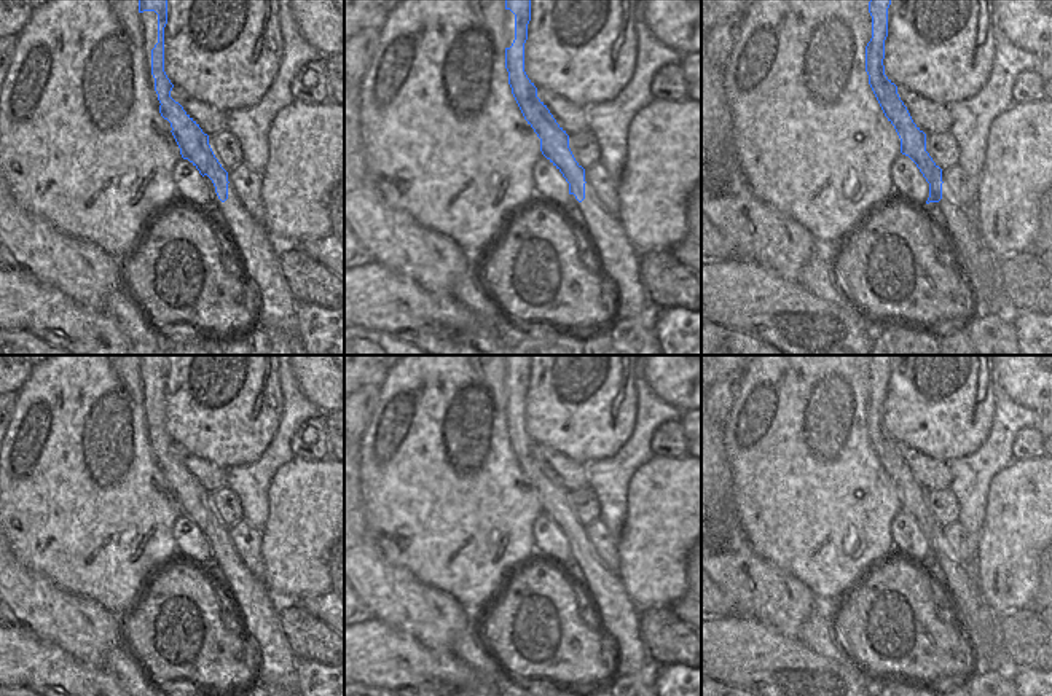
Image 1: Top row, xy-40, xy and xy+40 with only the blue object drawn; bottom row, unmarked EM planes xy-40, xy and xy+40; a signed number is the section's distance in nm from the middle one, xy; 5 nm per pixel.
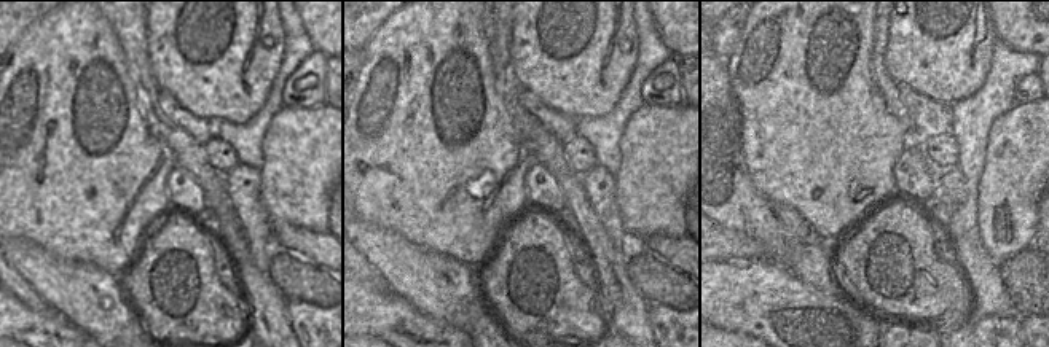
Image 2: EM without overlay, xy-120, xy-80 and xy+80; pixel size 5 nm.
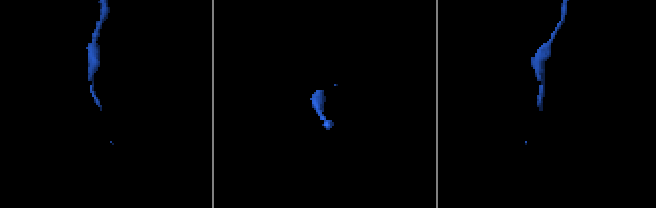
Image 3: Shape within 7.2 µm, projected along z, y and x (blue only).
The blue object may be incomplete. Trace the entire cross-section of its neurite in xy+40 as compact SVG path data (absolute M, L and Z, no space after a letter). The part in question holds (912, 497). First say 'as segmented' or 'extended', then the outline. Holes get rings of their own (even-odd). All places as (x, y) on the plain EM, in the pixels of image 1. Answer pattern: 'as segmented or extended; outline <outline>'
as segmented; outline M870 355L872 395L866 403L866 428L869 441L888 478L901 495L901 510L909 513L929 540L929 559L942 556L942 526L926 508L926 491L913 479L897 451L897 443L885 432L885 397L888 393L888 365L891 355Z

